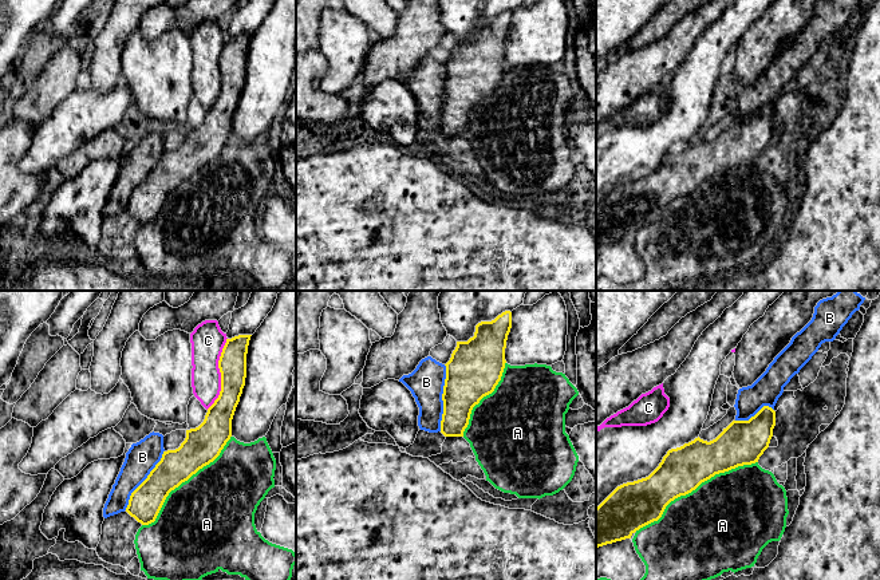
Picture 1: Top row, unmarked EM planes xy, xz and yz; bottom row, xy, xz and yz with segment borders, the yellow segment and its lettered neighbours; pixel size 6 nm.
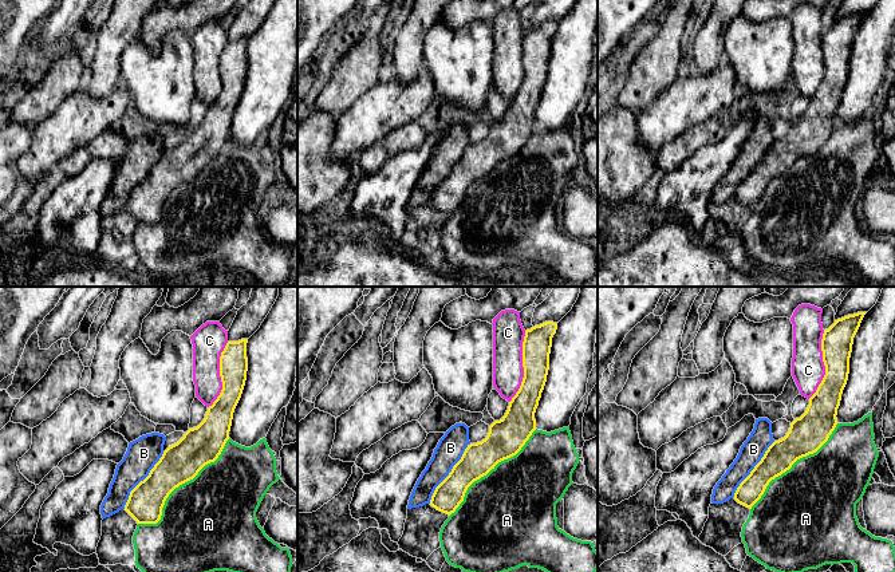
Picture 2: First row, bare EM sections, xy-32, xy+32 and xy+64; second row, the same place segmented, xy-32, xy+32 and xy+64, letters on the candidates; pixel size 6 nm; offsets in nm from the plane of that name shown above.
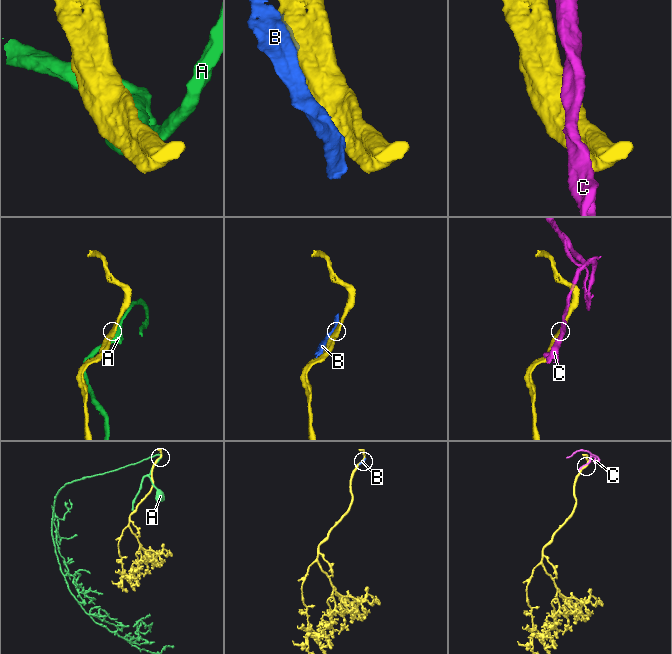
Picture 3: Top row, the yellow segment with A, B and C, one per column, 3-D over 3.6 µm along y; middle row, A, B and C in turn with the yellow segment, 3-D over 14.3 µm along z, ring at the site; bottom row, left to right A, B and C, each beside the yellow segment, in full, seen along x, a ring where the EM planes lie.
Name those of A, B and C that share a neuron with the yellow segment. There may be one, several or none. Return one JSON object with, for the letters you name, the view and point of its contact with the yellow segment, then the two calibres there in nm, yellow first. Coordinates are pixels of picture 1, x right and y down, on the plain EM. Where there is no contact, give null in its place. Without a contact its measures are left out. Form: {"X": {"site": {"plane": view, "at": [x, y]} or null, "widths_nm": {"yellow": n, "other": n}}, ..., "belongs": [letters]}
{"B": {"site": {"plane": "xz", "at": [442, 98]}, "widths_nm": {"yellow": 320, "other": 220}}, "belongs": ["B"]}

